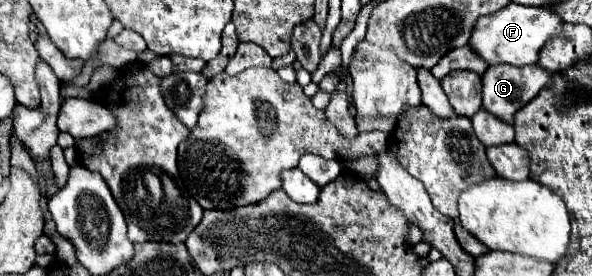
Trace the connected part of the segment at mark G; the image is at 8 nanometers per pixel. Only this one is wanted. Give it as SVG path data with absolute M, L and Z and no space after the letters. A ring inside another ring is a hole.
M496 64L488 66L488 70L482 74L482 108L494 114L496 118L512 124L514 114L524 108L530 100L538 96L538 92L552 84L552 74L546 72L542 66L526 66L526 68L514 68L510 64Z

